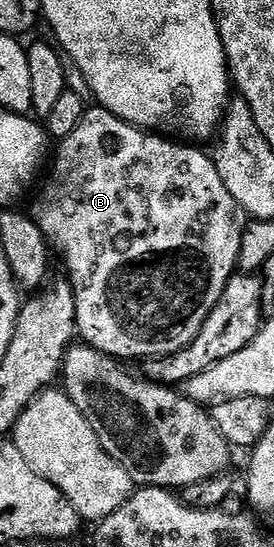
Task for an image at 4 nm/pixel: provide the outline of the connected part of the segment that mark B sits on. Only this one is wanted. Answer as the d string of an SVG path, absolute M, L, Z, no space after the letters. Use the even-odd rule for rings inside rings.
M88 109L81 124L77 124L76 130L58 143L59 151L56 154L54 151L53 161L50 163L51 175L48 176L47 183L44 184L43 191L35 202L35 207L30 207L29 210L37 228L41 228L54 253L58 257L59 254L63 257L63 262L71 273L69 281L75 293L75 325L78 337L94 350L100 350L102 354L109 354L112 358L120 360L165 358L168 354L184 350L195 339L197 332L201 332L205 320L213 312L217 300L221 300L239 264L241 236L245 222L241 217L237 200L229 196L229 188L225 188L225 180L221 180L221 172L217 172L214 157L210 153L202 154L199 151L202 149L198 145L188 144L183 140L170 142L167 138L170 137L133 126L105 109Z

